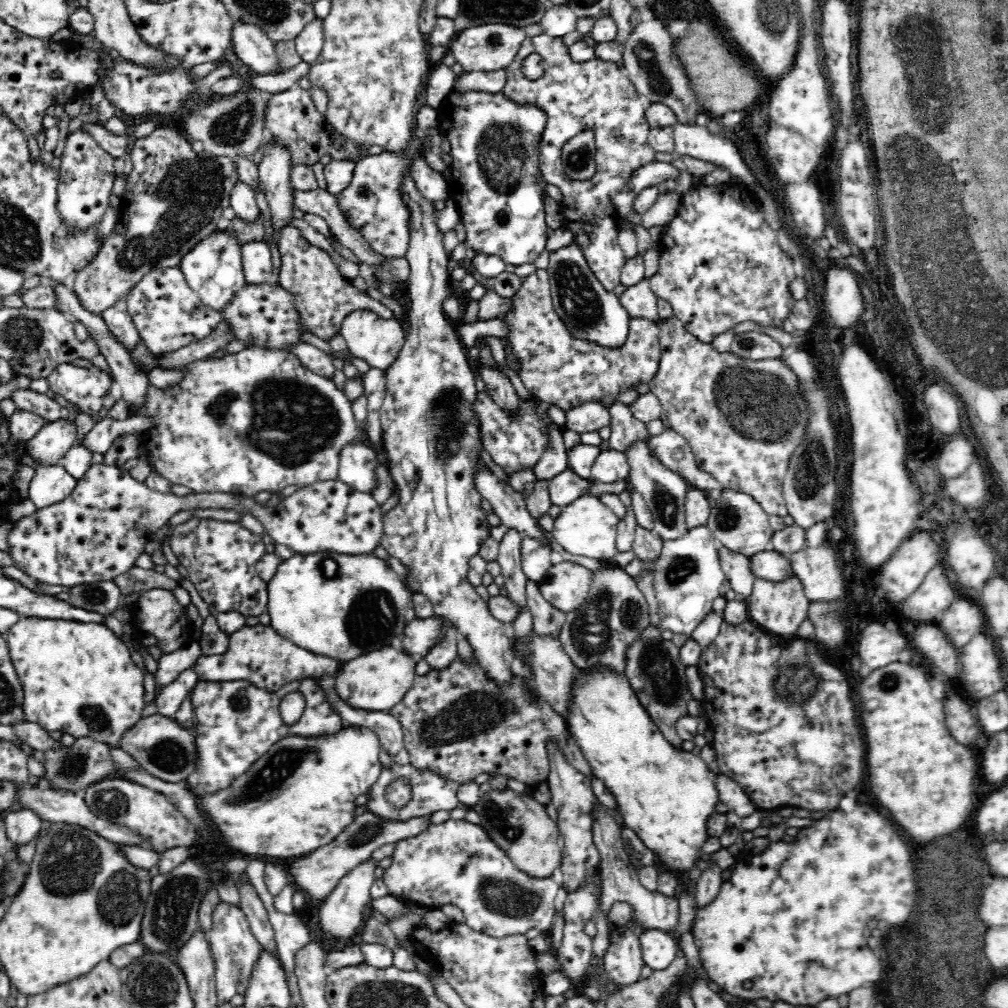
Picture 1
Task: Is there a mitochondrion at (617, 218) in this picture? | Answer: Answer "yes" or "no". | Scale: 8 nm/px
no

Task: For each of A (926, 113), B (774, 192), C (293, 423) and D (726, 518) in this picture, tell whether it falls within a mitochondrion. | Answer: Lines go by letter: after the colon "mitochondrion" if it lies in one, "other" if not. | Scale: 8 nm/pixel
A: mitochondrion
B: other
C: mitochondrion
D: mitochondrion

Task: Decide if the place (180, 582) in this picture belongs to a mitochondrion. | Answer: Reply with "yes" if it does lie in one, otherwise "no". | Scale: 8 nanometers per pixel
no

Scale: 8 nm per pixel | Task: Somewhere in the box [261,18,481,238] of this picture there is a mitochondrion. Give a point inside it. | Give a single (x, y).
(365, 191)

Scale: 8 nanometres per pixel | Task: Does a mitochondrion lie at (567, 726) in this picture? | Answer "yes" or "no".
no

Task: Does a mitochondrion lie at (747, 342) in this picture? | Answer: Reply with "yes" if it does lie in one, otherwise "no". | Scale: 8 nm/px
yes

